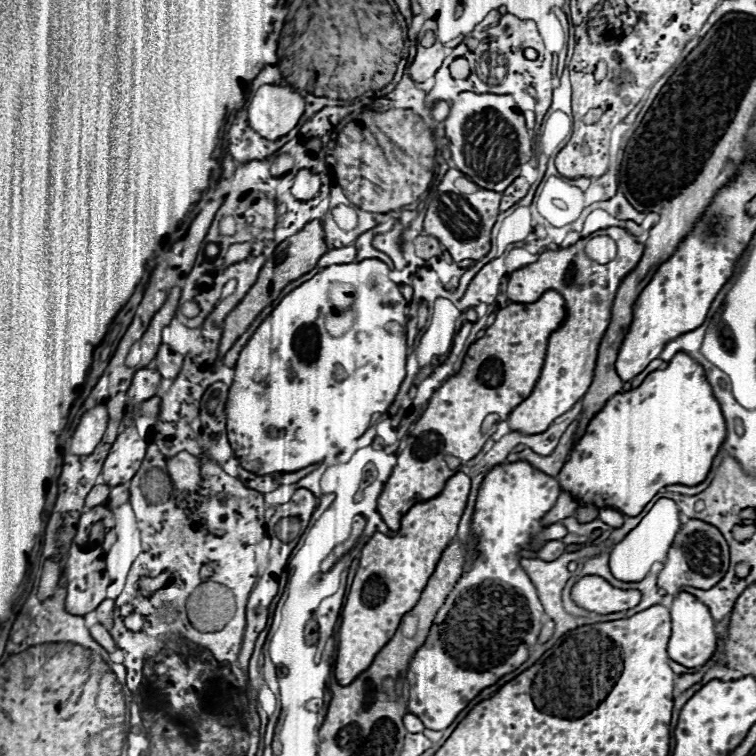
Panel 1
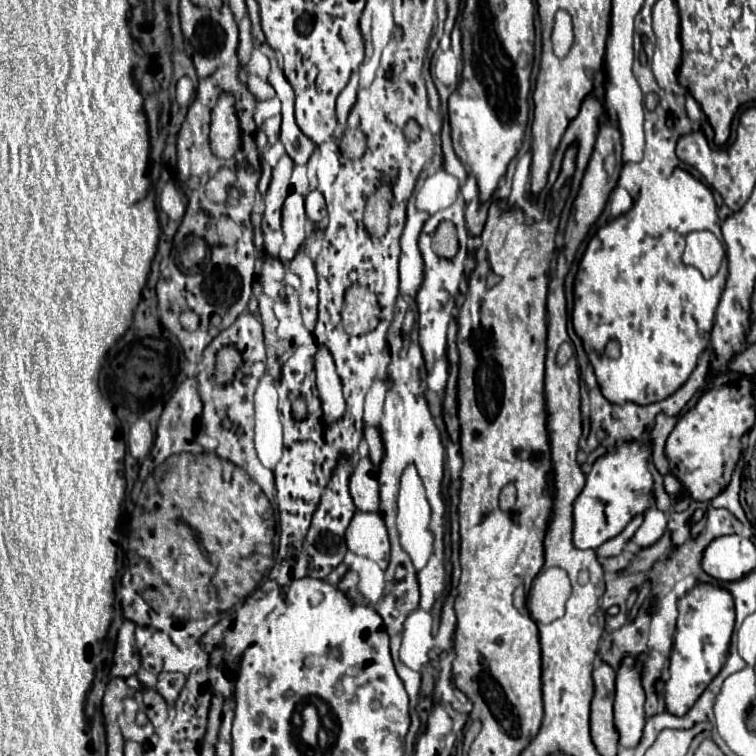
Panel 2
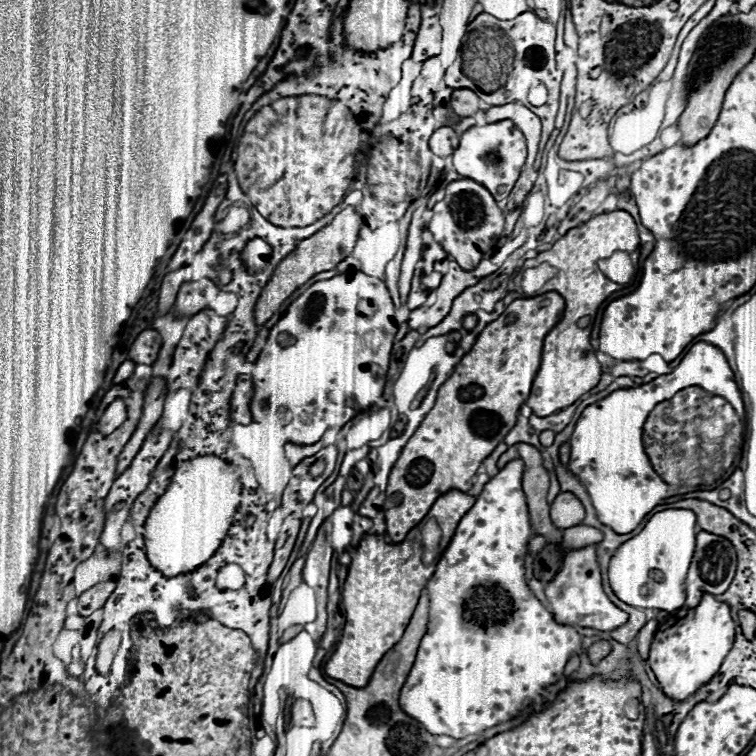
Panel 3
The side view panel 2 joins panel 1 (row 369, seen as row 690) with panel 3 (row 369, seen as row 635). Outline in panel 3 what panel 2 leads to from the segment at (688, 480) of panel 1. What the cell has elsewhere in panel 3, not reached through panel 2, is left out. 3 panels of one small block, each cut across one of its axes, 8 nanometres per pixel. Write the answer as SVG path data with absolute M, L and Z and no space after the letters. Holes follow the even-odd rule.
M698 342L686 352L674 372L658 376L638 388L624 388L612 392L598 404L588 406L576 422L574 434L570 438L572 454L568 470L576 474L588 490L598 520L618 534L628 534L638 528L644 516L650 514L656 506L660 506L662 500L692 492L692 488L672 490L668 484L664 484L664 480L660 480L660 476L654 472L642 444L642 426L648 412L658 402L672 398L676 392L688 386L700 386L716 396L726 398L740 416L746 416L740 390L734 382L734 372L726 356L720 352L720 348L708 342Z

